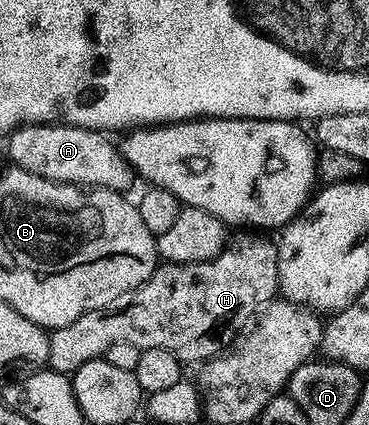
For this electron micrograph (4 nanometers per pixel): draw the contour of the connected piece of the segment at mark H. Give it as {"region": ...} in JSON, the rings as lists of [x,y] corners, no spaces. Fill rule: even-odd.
{"region":[[[255,231],[236,233],[239,233],[233,237],[236,245],[228,244],[213,260],[184,265],[160,264],[154,275],[145,283],[141,283],[141,287],[133,287],[133,291],[125,291],[121,299],[113,299],[113,303],[109,303],[103,309],[89,311],[73,319],[73,323],[54,330],[49,345],[50,368],[59,373],[73,375],[85,363],[106,358],[113,343],[133,343],[133,347],[139,350],[165,347],[176,353],[184,363],[210,361],[224,348],[223,341],[230,342],[251,320],[254,313],[280,292],[278,244],[267,238],[270,236],[260,235]]]}

